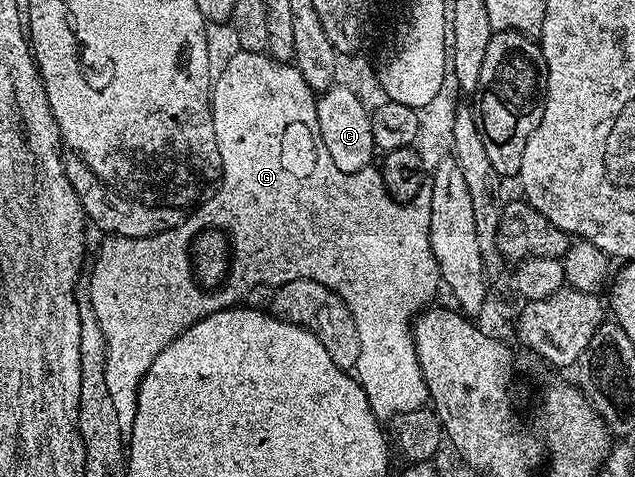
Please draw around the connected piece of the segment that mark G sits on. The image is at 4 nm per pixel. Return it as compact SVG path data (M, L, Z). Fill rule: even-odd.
M238 49L235 52L235 55L219 71L217 68L210 88L212 129L216 129L216 145L220 149L220 161L222 162L220 182L213 188L213 190L215 189L214 196L211 199L203 198L185 216L182 224L174 229L168 229L167 232L146 236L143 239L133 239L132 237L118 236L116 234L103 238L103 243L98 247L98 260L95 261L94 268L90 271L90 296L88 296L88 302L90 308L94 311L96 321L100 325L100 333L104 333L104 341L106 342L104 382L108 384L108 393L112 393L112 405L116 408L116 422L120 424L120 437L124 441L128 441L132 437L132 421L136 421L136 401L138 400L138 390L142 384L144 373L148 373L148 368L152 366L152 361L156 361L156 357L160 357L160 353L164 353L164 349L168 349L168 345L172 345L172 341L176 341L176 337L180 337L180 333L184 333L192 325L196 325L196 321L200 321L212 313L245 304L249 300L246 298L257 287L273 289L282 287L288 281L296 281L297 279L320 281L320 285L332 289L332 293L336 293L341 297L344 305L348 305L348 309L352 313L352 321L356 321L356 333L360 337L360 357L356 368L356 378L358 384L364 389L364 393L368 397L368 405L377 419L390 421L409 411L425 408L428 403L424 373L420 369L418 358L414 352L412 320L433 300L430 298L437 293L438 287L440 291L438 266L430 244L429 194L417 195L411 203L398 203L388 193L388 189L382 180L382 172L377 166L371 165L360 169L356 173L344 173L341 169L336 169L336 161L332 161L331 155L328 154L328 148L324 146L324 137L320 137L316 92L310 88L308 81L304 81L304 77L298 71L298 68L289 62L279 61L260 51ZM206 231L223 232L228 236L229 242L229 268L225 279L218 286L211 288L199 284L195 278L194 264L192 262L192 244L201 233Z

